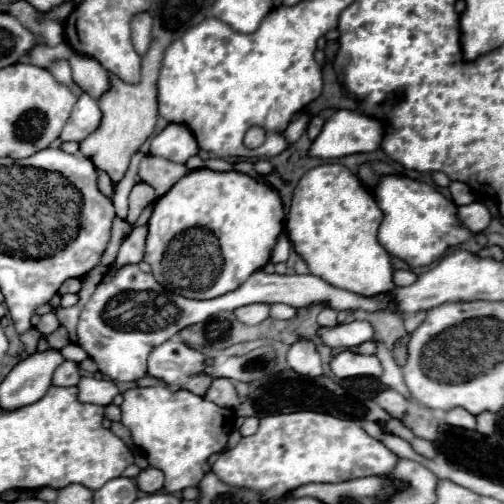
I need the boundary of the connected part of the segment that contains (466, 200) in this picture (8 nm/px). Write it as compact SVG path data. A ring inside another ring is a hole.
M452 182L450 184L450 194L452 194L452 200L460 206L460 204L470 204L472 200L474 200L474 196L472 196L472 190L466 186L466 184L462 184L462 182Z

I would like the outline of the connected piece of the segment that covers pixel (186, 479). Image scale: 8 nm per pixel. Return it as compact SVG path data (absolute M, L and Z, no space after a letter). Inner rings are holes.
M158 384L148 388L136 386L122 396L122 424L130 428L134 444L146 452L150 466L164 472L164 490L170 494L196 486L204 476L202 466L206 460L226 446L228 434L234 430L236 414L232 410L220 408L188 390Z

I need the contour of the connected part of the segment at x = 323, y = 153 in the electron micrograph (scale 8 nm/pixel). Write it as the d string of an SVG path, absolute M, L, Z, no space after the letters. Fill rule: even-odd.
M338 110L312 142L308 156L332 160L356 152L372 152L380 146L384 124L352 110Z

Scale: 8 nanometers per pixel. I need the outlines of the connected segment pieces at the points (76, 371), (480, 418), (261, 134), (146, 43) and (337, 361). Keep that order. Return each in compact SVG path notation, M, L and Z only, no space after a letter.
M66 360L62 362L56 372L54 372L54 380L52 384L54 386L76 386L80 382L80 368L78 368L78 362L72 362L72 360Z
M484 412L484 414L478 414L476 416L476 422L478 422L478 432L482 436L492 436L494 434L494 426L496 426L496 420L494 420L494 414L490 412Z
M252 126L252 128L246 132L246 136L244 136L244 144L246 144L248 148L258 148L258 146L264 142L264 138L266 138L264 128Z
M146 12L136 14L132 18L132 44L140 56L146 54L146 48L150 48L150 36L152 36L150 14L146 14Z
M350 350L336 354L330 362L330 370L336 378L352 378L352 376L380 376L382 366L376 356L362 356Z

